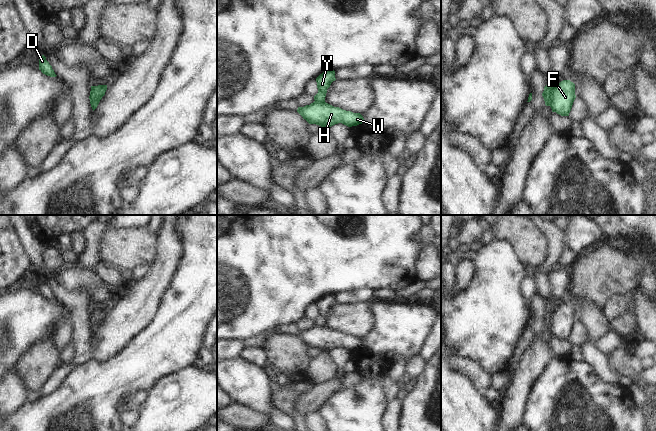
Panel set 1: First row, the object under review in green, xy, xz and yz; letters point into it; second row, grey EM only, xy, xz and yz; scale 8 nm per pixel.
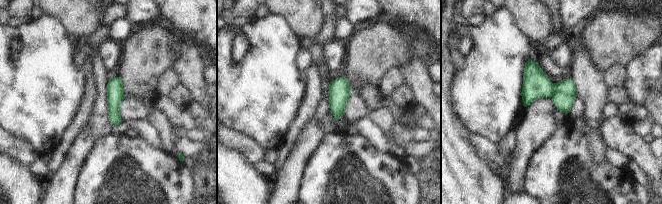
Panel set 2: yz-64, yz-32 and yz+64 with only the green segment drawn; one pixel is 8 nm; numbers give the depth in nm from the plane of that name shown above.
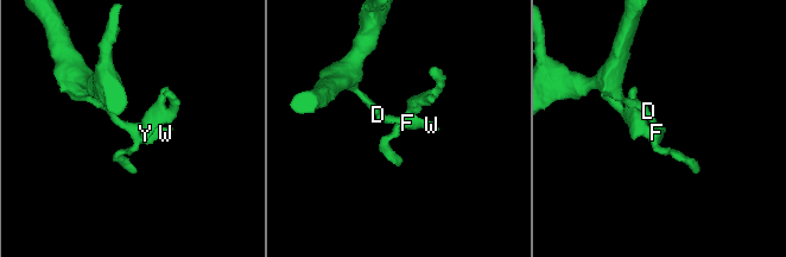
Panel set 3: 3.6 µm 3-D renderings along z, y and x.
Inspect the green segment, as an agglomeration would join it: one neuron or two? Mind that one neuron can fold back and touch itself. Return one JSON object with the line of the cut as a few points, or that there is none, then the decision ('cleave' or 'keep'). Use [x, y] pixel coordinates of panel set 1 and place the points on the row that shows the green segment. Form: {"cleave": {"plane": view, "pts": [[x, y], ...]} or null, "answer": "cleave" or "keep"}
{"cleave": {"plane": "yz", "pts": [[553, 87], [553, 96], [549, 105]]}, "answer": "cleave"}

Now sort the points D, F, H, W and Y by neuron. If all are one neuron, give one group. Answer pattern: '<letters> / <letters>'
D F H W / Y

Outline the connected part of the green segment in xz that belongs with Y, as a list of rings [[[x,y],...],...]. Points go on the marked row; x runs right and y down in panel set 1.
[[[334,70],[325,71],[322,74],[320,74],[316,78],[318,93],[314,96],[314,100],[317,102],[325,102],[327,89],[335,80],[336,78]]]

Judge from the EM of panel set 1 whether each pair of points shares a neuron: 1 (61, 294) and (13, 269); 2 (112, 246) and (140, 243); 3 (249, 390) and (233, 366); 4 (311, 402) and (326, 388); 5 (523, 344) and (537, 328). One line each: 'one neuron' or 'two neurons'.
1: two neurons
2: one neuron
3: one neuron
4: one neuron
5: one neuron

